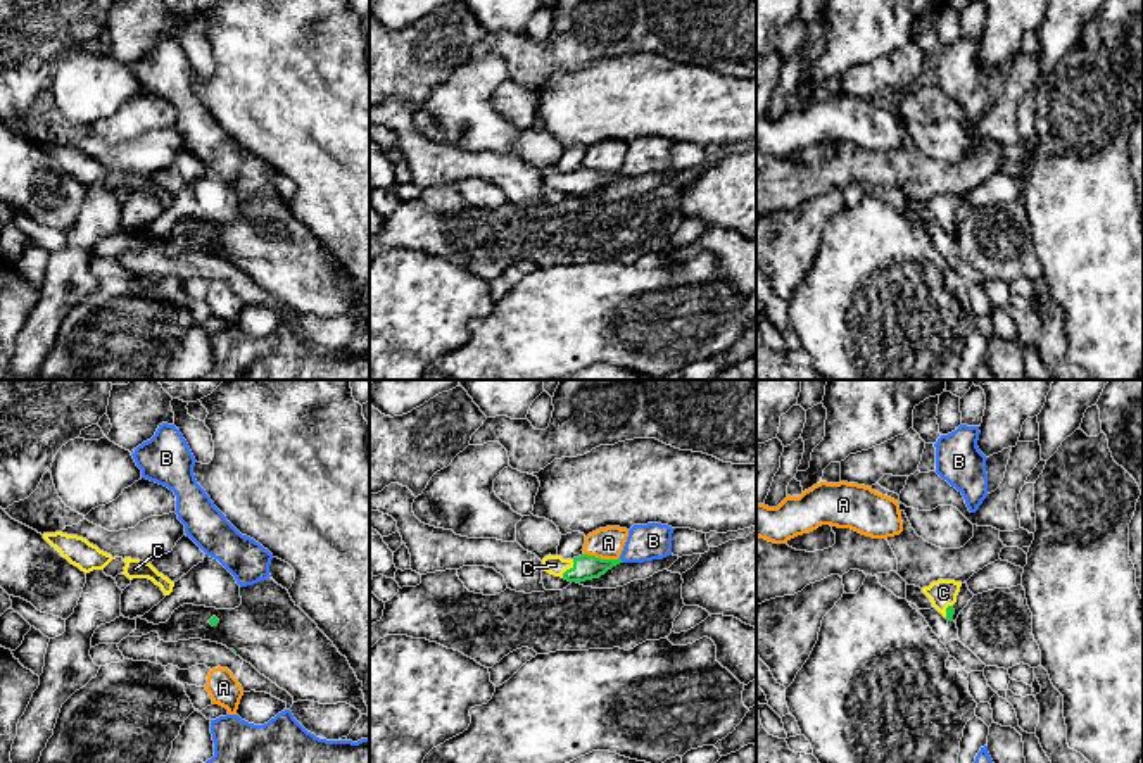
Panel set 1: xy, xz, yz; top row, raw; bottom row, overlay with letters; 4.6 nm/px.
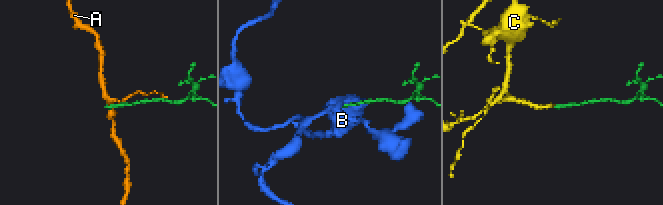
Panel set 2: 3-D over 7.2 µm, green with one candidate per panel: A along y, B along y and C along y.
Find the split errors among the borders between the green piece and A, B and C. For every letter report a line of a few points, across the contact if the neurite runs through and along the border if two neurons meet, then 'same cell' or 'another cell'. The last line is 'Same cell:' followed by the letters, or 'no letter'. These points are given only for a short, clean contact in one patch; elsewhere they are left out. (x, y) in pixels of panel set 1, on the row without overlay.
A: line xz (584, 166), (618, 171); another cell
B: another cell
C: line xz (586, 180), (570, 182), (555, 178); same cell
Same cell: C

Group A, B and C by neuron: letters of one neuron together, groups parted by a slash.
A / B / C

